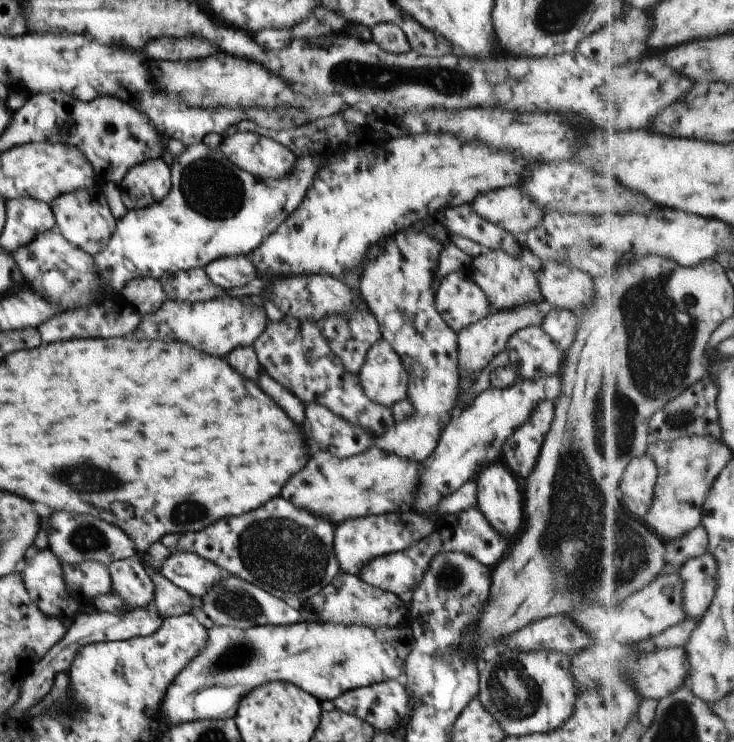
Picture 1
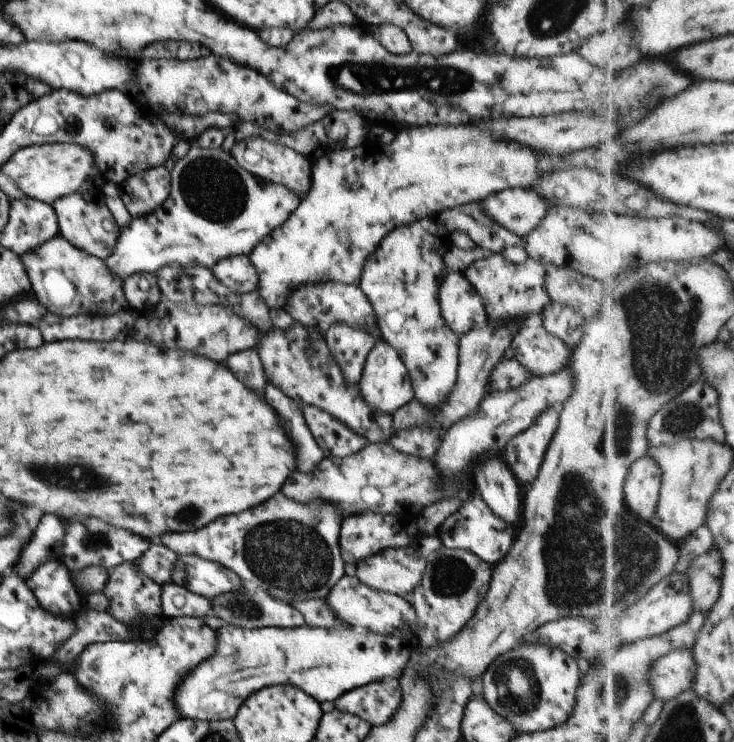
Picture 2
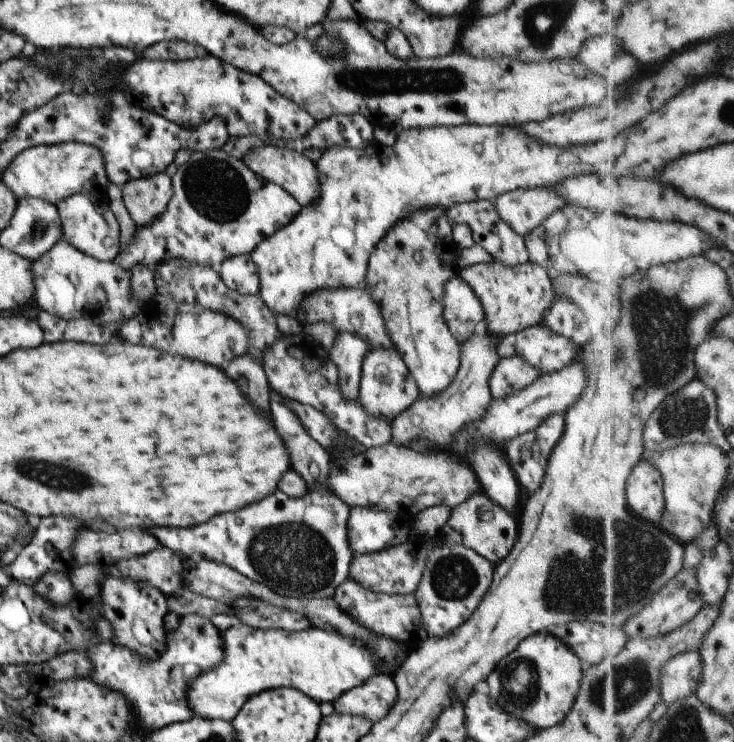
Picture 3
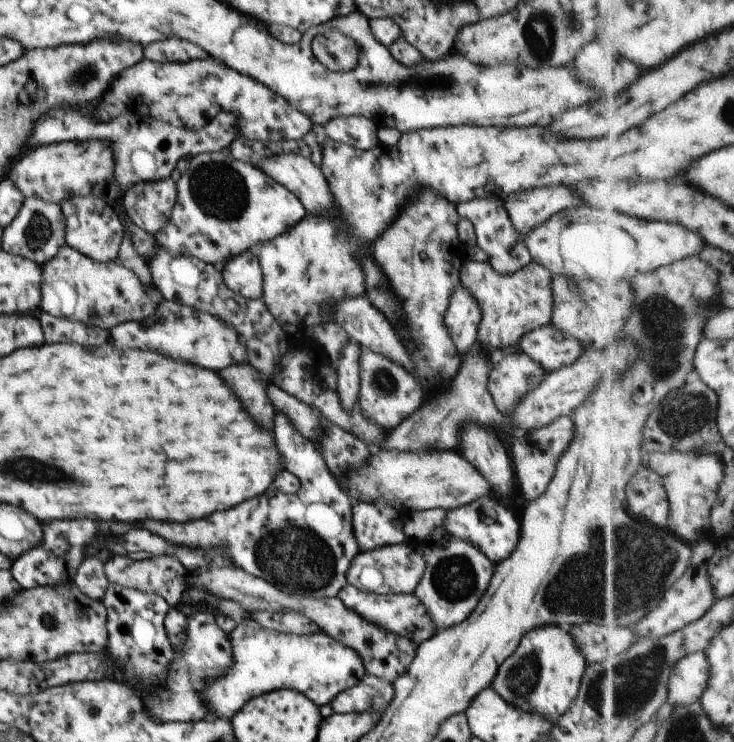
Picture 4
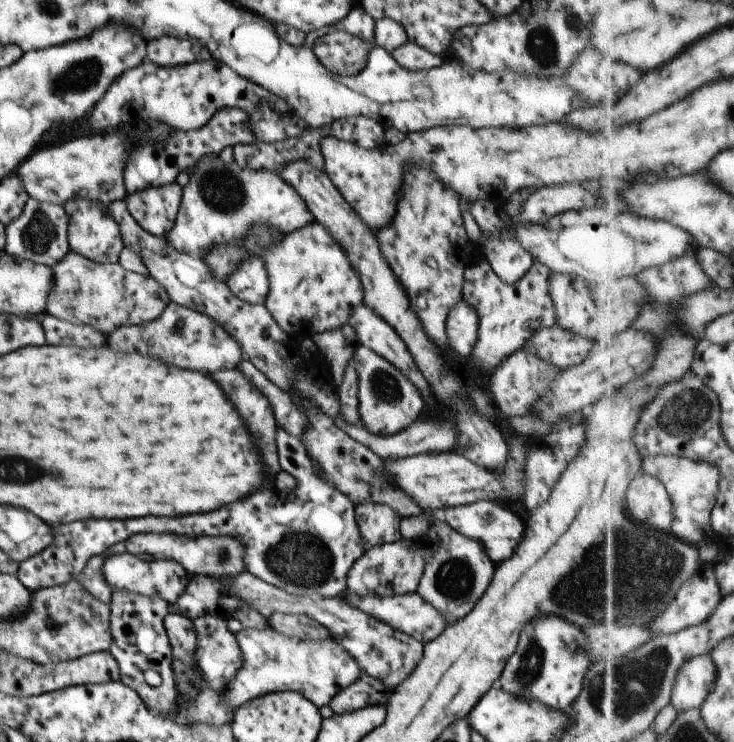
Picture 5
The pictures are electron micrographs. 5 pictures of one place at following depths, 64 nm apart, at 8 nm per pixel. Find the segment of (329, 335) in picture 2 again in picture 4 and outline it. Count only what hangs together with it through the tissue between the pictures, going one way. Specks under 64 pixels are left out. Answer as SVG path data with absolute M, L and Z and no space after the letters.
M352 341L345 346L337 364L337 391L342 408L351 411L359 401L359 356L362 346Z

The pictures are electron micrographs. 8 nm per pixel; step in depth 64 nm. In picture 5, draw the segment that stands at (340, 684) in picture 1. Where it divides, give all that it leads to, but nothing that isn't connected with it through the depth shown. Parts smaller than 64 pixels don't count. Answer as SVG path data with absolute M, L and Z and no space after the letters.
M270 627L262 630L244 628L235 635L243 652L243 667L239 669L238 674L223 693L223 703L234 710L249 700L282 691L299 692L320 709L322 706L328 706L336 694L342 689L348 688L362 674L354 657L334 639L325 641L300 640L296 637L286 636Z

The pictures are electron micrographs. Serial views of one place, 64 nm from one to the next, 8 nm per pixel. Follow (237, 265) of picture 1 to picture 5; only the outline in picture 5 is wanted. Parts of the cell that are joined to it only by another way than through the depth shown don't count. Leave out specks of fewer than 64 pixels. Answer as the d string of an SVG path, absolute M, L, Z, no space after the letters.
M257 253L243 261L226 280L228 288L242 300L264 305L269 293L269 278L265 262Z

